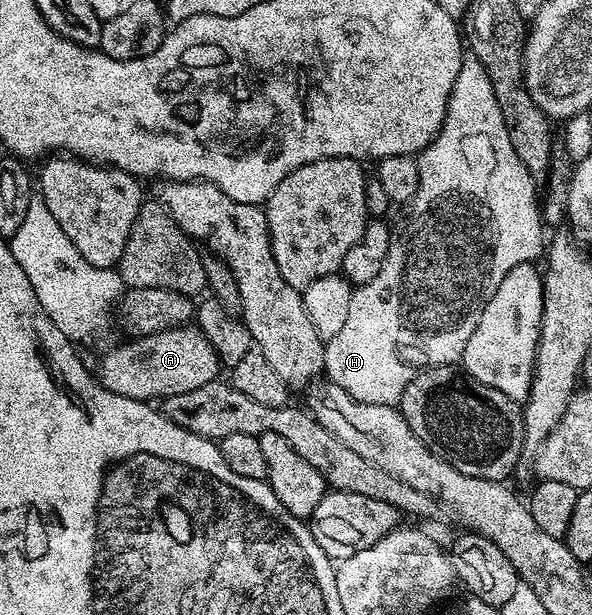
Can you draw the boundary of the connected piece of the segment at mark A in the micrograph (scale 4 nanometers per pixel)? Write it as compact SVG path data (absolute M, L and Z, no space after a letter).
M196 326L169 328L156 334L148 334L125 341L110 348L102 356L96 368L96 379L112 394L124 394L147 402L158 402L172 394L188 394L188 390L200 390L200 386L219 379L220 365L212 342Z

